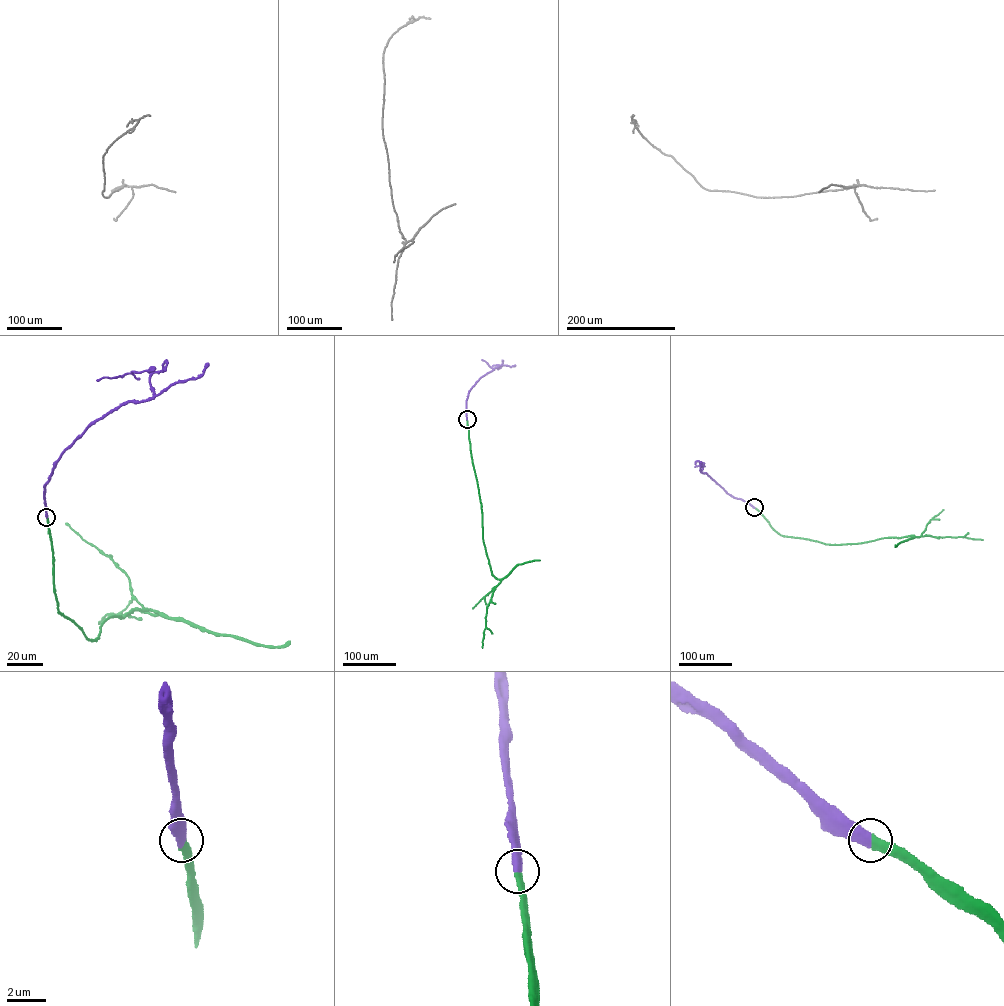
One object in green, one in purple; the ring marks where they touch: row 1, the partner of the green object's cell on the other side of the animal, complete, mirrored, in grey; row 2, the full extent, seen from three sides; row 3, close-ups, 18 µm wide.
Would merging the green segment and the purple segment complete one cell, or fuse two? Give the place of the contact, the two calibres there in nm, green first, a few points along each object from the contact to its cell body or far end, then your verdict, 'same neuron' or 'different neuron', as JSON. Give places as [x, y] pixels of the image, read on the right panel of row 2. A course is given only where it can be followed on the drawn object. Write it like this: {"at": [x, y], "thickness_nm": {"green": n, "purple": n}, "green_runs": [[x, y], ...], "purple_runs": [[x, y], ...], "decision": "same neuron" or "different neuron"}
{"at": [754, 507], "thickness_nm": {"green": 440, "purple": 550}, "green_runs": [[754, 507], [781, 535], [828, 544], [857, 543], [910, 535], [983, 540]], "purple_runs": [[754, 507], [731, 496], [703, 473], [703, 463], [695, 467]], "decision": "same neuron"}

